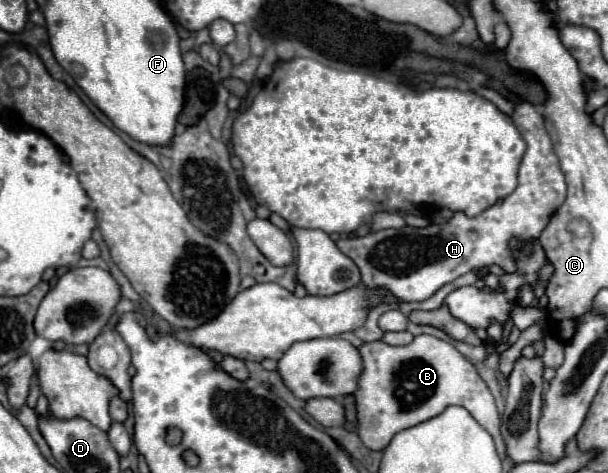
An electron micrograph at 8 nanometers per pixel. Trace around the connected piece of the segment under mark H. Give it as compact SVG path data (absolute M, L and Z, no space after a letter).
M526 101L516 103L510 117L526 141L526 153L518 171L518 187L508 197L490 205L476 217L456 211L448 221L432 223L422 229L406 225L402 229L382 229L364 237L346 237L336 241L338 249L358 267L360 285L364 289L384 289L384 293L390 291L398 303L414 303L426 301L442 285L468 271L478 271L486 265L500 265L504 271L516 269L510 257L508 239L540 237L550 221L550 213L564 203L566 181L558 167L558 157L554 155L538 107Z

